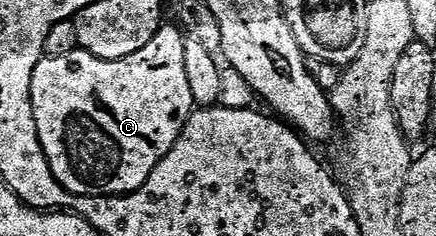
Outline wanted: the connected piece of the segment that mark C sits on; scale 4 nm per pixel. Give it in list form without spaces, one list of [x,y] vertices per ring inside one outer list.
[[[165,25],[146,49],[138,49],[125,59],[99,59],[83,49],[66,53],[66,57],[48,55],[34,73],[32,100],[46,157],[62,186],[72,195],[134,193],[150,181],[154,169],[174,149],[197,110],[186,74],[186,36],[179,26]]]

